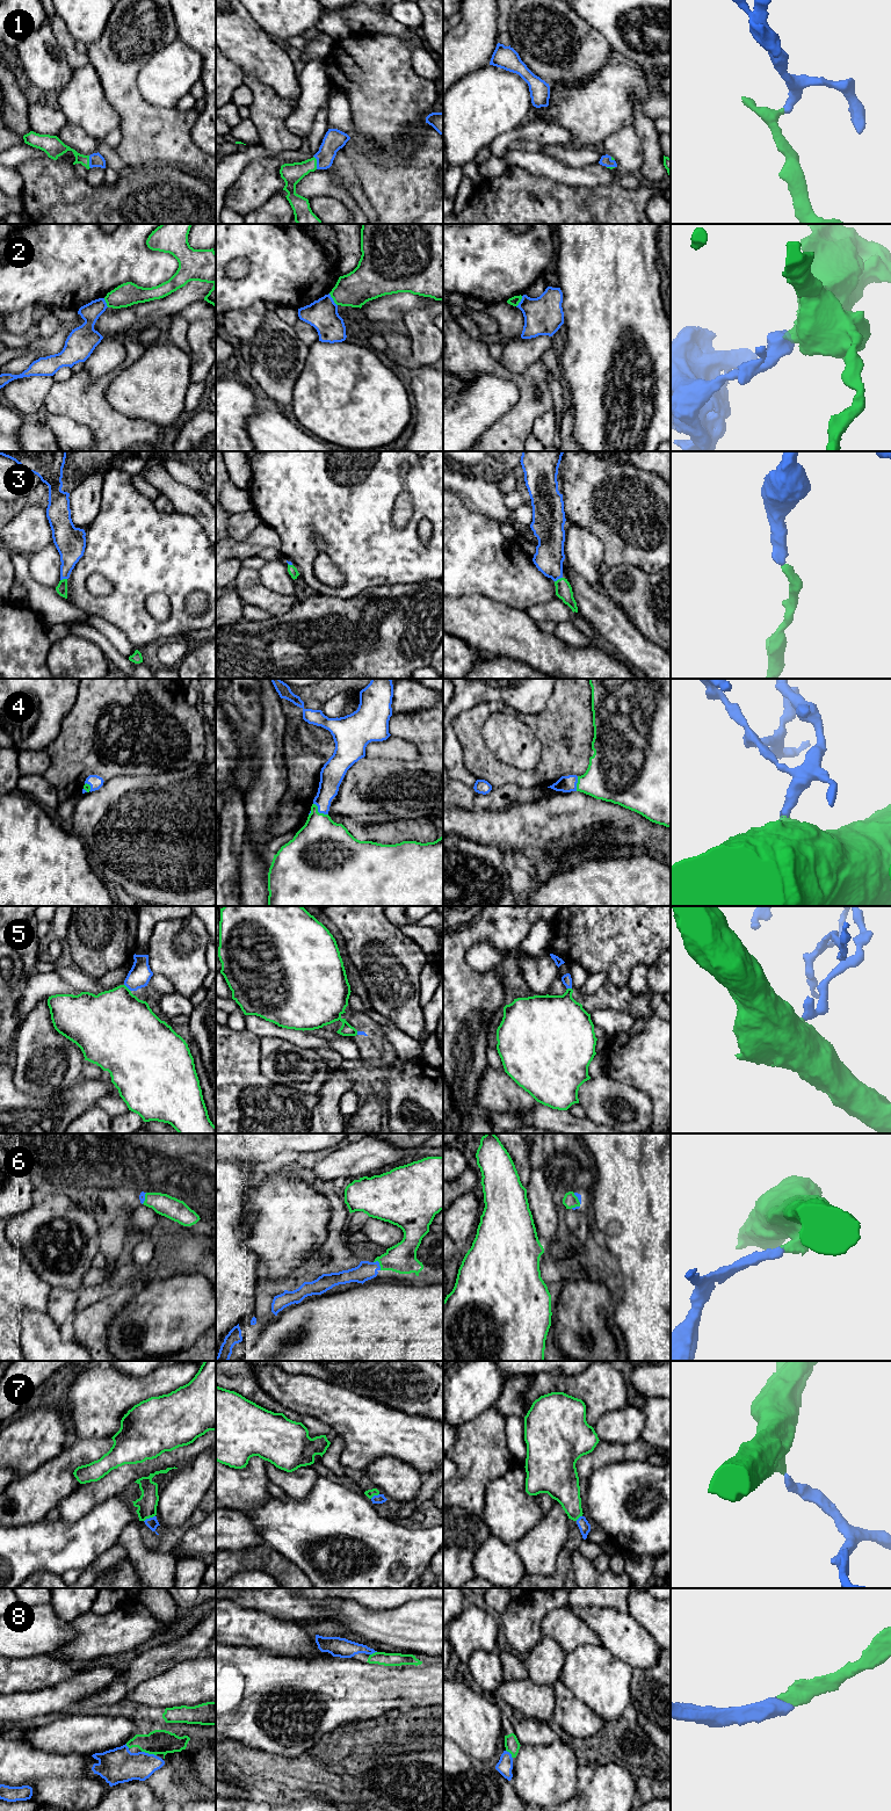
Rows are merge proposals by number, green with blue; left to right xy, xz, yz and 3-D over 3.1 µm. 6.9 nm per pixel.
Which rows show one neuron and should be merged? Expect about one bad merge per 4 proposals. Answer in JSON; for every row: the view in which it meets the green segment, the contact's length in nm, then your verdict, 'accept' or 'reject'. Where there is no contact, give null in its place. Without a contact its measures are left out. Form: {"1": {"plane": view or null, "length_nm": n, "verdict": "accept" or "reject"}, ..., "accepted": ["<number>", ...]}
{"1": {"plane": "xz", "length_nm": 100, "verdict": "accept"}, "2": {"plane": "xz", "length_nm": 110, "verdict": "reject"}, "3": {"plane": "yz", "length_nm": 70, "verdict": "accept"}, "4": {"plane": "xz", "length_nm": 130, "verdict": "accept"}, "5": {"plane": "xy", "length_nm": 70, "verdict": "accept"}, "6": {"plane": "xz", "length_nm": 80, "verdict": "accept"}, "7": {"plane": "xy", "length_nm": 90, "verdict": "accept"}, "8": {"plane": "xy", "length_nm": 110, "verdict": "accept"}, "accepted": ["1", "3", "4", "5", "6", "7", "8"]}

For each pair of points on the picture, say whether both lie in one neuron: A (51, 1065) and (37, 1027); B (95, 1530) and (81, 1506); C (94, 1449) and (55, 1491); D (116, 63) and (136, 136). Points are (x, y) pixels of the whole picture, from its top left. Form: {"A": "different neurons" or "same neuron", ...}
{"A": "same neuron", "B": "different neurons", "C": "same neuron", "D": "same neuron"}

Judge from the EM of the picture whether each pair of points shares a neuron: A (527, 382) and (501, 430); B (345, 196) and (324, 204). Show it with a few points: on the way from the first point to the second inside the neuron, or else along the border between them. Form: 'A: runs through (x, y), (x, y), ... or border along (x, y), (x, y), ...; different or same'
A: runs through (527, 393), (527, 405), (513, 419); same
B: border along (310, 197), (333, 196), (350, 211); different

